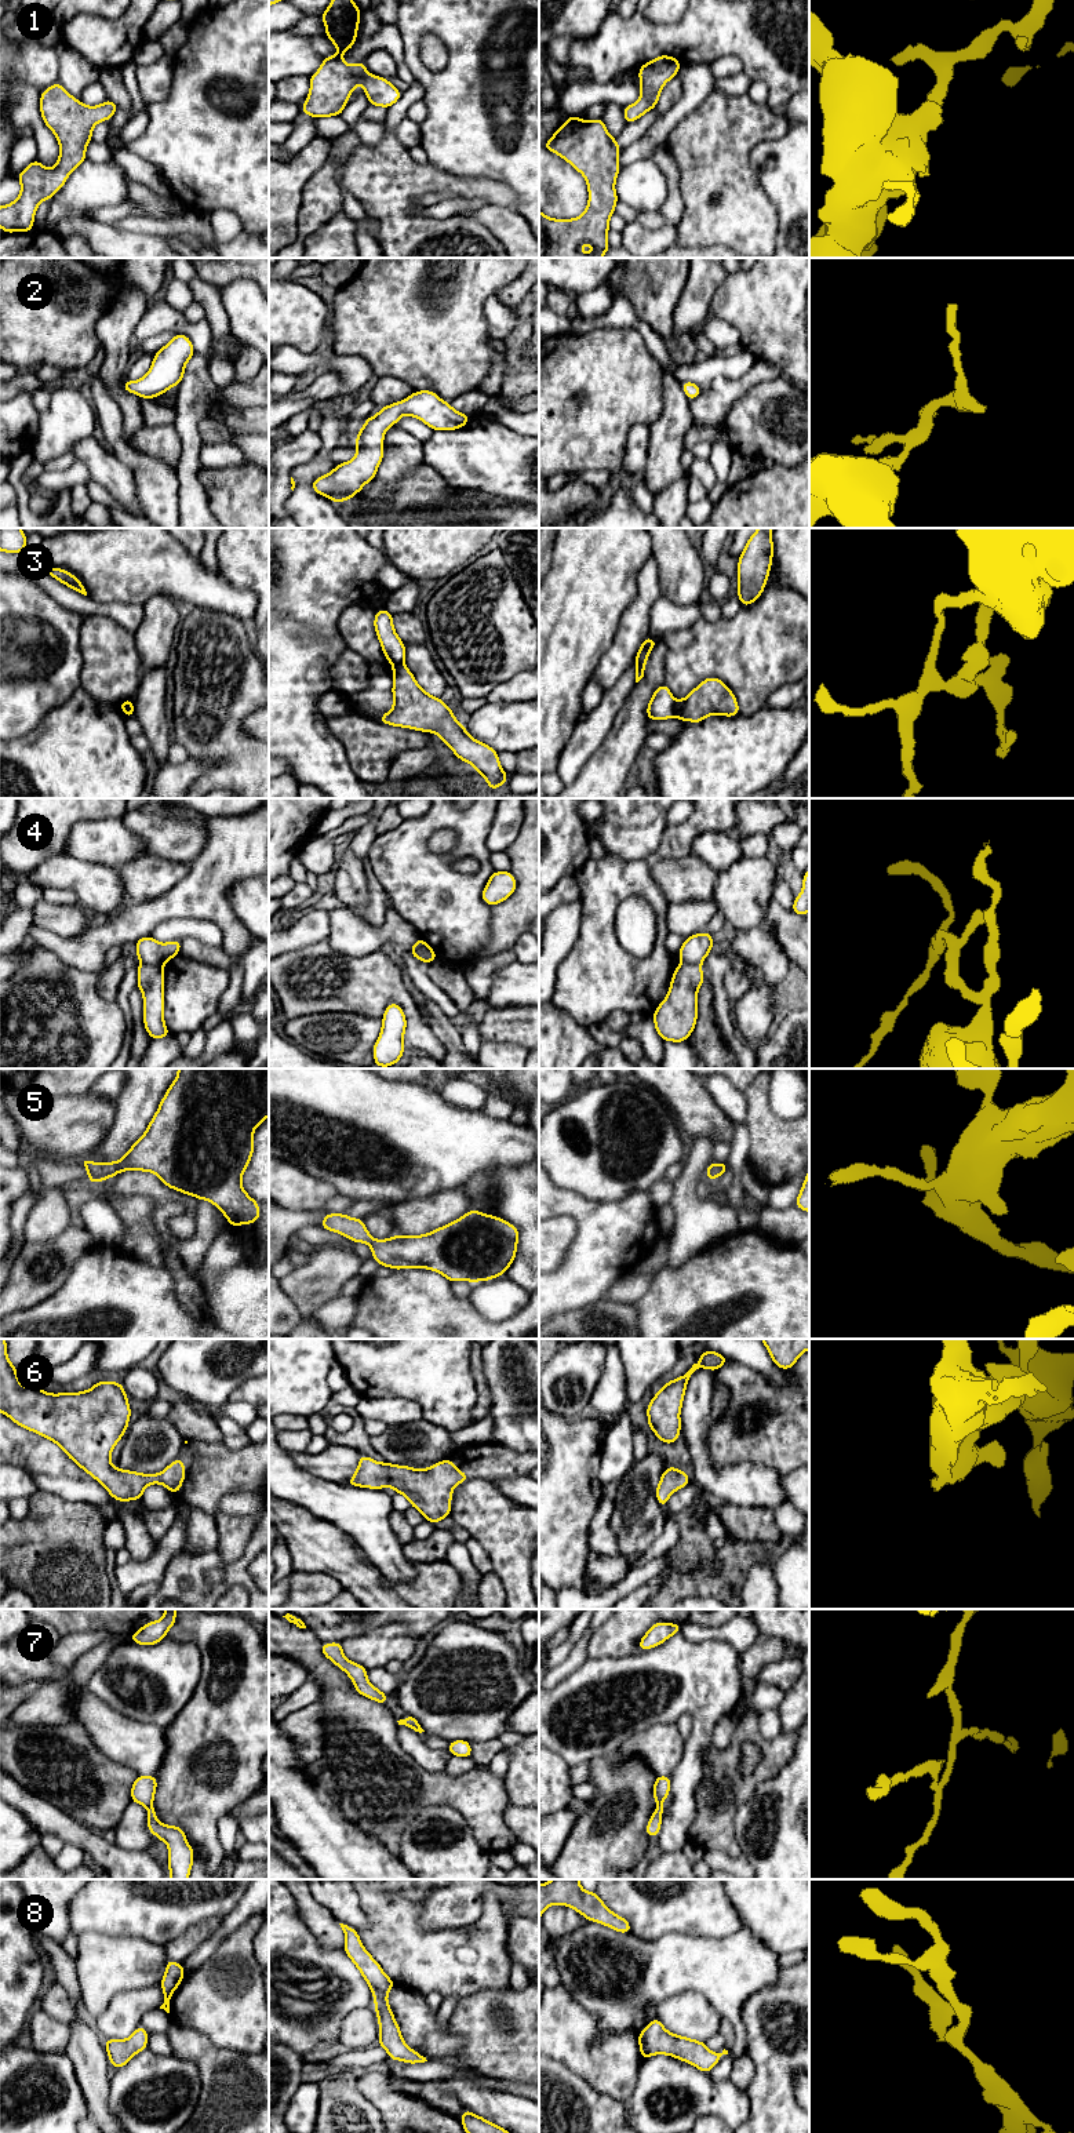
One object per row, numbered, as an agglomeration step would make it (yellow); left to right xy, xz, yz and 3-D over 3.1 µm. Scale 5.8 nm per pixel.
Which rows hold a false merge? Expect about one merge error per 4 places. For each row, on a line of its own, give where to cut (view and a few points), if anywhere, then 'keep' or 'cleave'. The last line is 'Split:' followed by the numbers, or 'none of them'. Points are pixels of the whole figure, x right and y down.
1: no cut; keep
2: no cut; keep
3: cut in yz along (674, 701), (676, 716); cleave
4: cut in xy along (141, 961), (161, 965); cleave
5: no cut; keep
6: no cut; keep
7: cut in xy along (152, 1804), (148, 1808); cleave
8: no cut; keep
Split: 3, 4, 7

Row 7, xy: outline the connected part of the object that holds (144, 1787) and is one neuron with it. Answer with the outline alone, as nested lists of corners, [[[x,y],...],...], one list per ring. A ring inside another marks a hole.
[[[136,1776],[131,1787],[131,1802],[149,1808],[153,1805],[156,1787],[156,1776]]]

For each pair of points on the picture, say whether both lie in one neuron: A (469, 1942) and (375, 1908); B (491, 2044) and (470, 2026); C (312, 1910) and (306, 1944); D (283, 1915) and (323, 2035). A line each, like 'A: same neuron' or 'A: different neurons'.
A: same neuron
B: same neuron
C: different neurons
D: same neuron

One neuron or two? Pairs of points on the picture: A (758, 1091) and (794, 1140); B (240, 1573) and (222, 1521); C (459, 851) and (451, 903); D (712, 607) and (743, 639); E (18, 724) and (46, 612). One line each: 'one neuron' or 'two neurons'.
A: one neuron
B: two neurons
C: one neuron
D: two neurons
E: one neuron

